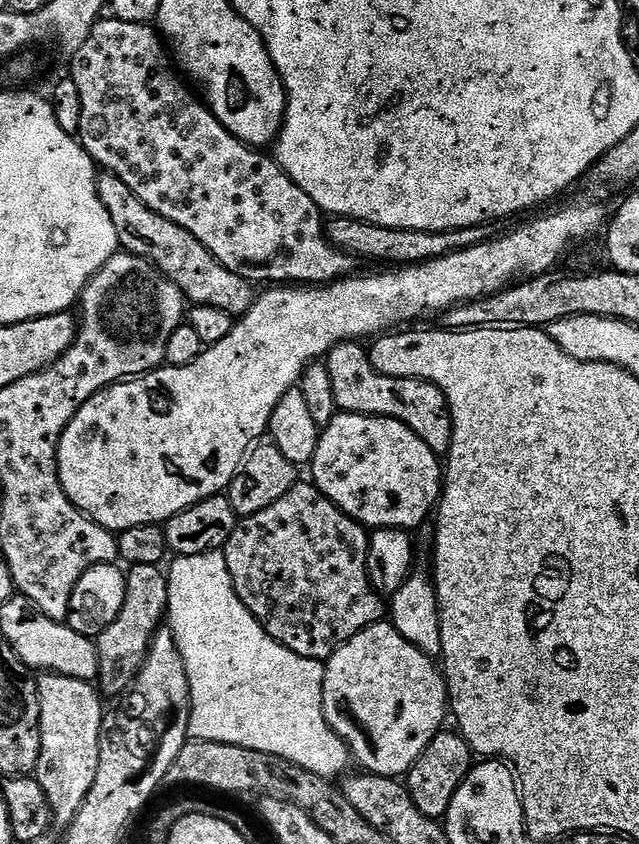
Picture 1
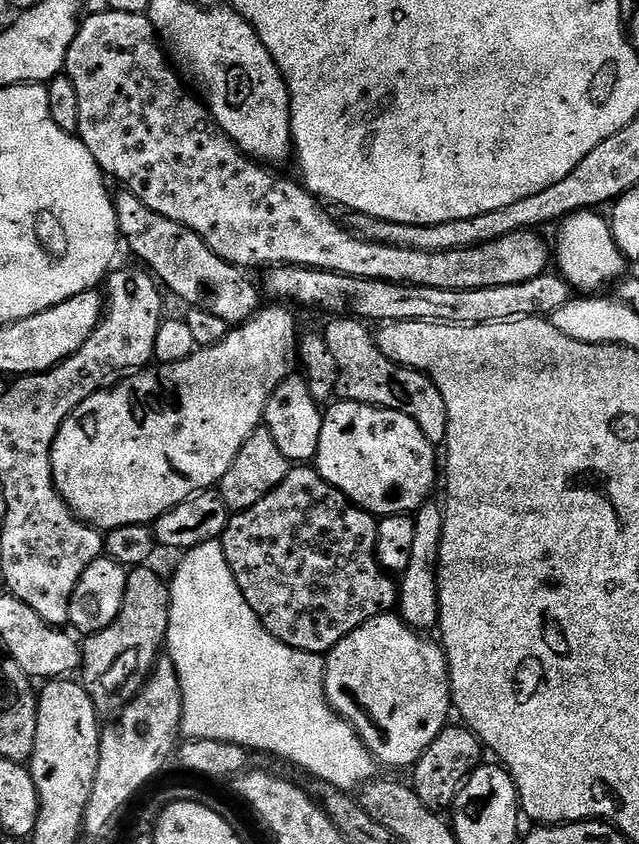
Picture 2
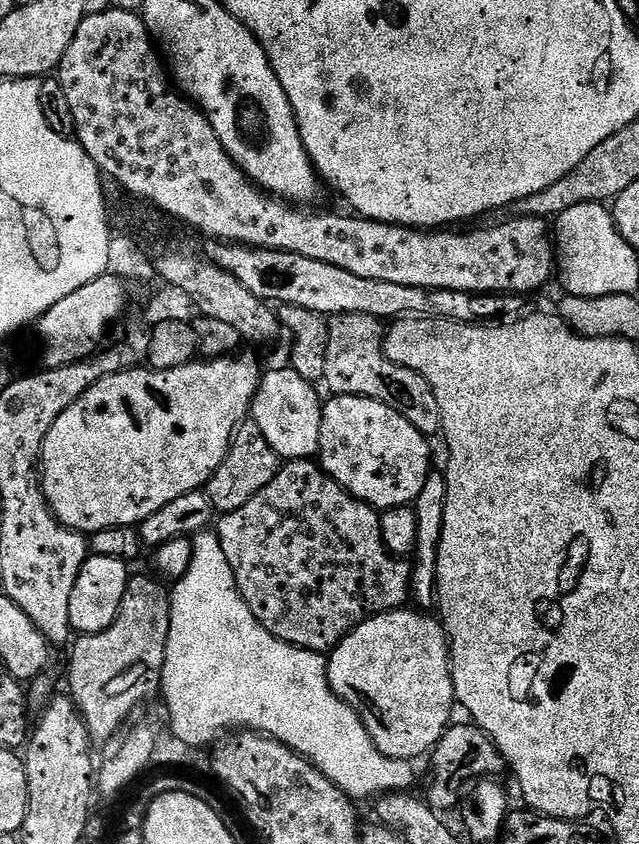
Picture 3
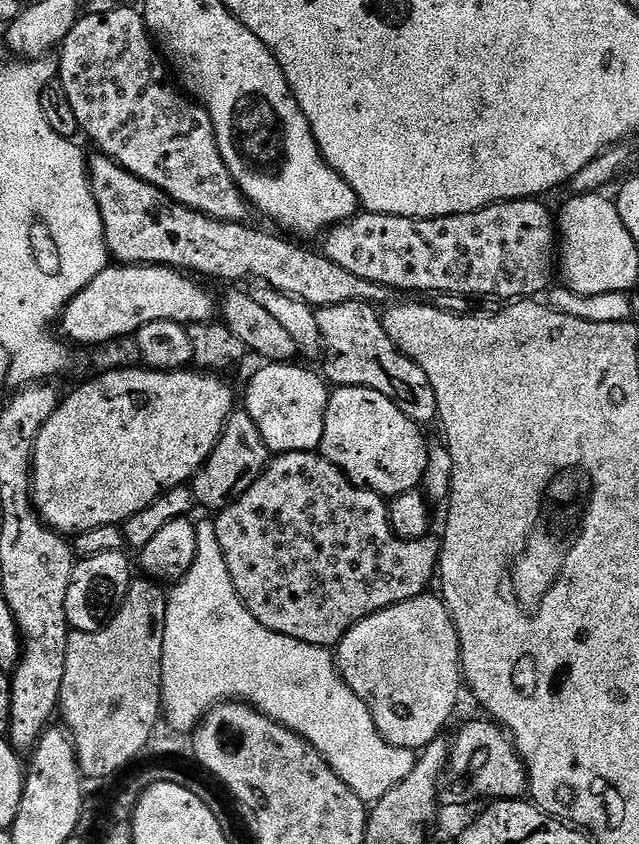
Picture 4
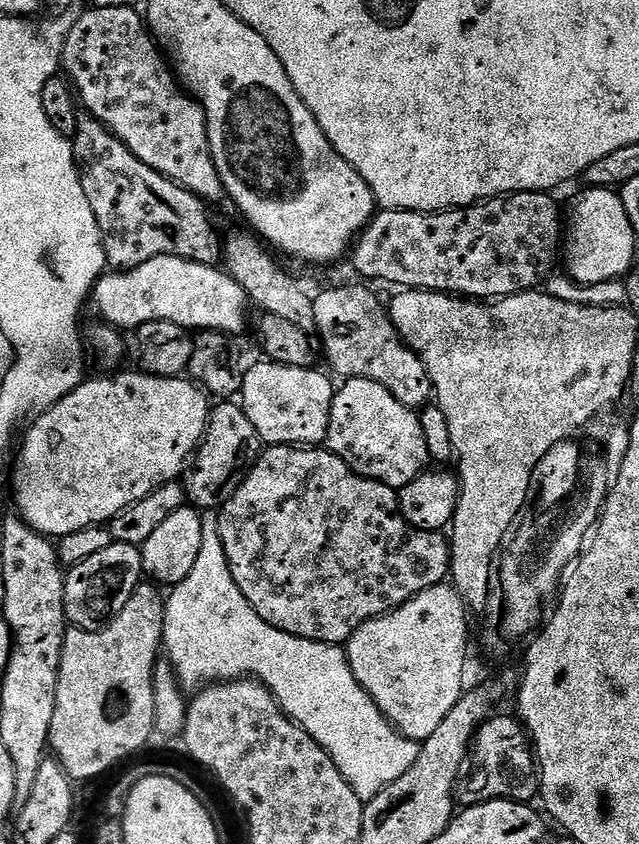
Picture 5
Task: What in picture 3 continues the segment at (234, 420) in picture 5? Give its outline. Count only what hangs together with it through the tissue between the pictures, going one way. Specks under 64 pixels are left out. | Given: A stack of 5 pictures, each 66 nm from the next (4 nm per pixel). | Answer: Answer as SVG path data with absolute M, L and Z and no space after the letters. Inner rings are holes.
M251 418L243 421L232 435L232 444L228 447L222 466L218 466L218 470L208 479L206 491L213 509L223 514L246 506L246 502L250 502L250 498L254 498L262 486L270 486L270 482L274 482L274 474L278 474L281 463L282 458L270 446L270 442L266 442L256 421Z

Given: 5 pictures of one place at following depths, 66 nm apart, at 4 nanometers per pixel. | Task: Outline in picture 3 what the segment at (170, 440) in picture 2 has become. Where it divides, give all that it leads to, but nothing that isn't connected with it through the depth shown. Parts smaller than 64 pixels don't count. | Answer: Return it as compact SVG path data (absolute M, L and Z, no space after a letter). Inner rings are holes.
M240 355L221 356L218 360L204 358L199 362L183 364L165 372L151 366L137 366L115 372L89 386L86 394L78 398L78 402L62 410L62 414L58 414L58 422L54 422L54 426L50 426L50 434L46 434L40 455L44 496L48 499L48 505L52 508L56 519L66 527L85 534L101 532L114 526L138 526L143 520L150 518L150 514L174 502L174 498L182 498L182 494L201 491L207 485L208 479L218 470L218 466L222 466L228 447L232 444L232 435L235 434L238 425L249 419L252 400L256 397L260 385L262 368L256 365L254 357Z

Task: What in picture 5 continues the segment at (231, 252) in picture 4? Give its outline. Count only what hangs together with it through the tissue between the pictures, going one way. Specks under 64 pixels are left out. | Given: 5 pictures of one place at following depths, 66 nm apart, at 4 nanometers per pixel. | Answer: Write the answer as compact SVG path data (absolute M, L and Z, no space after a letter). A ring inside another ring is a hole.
M87 114L79 117L74 148L77 161L82 162L82 190L86 190L86 202L90 202L100 227L109 269L137 268L159 256L177 256L211 266L221 263L222 239L200 197L146 166L117 136Z

